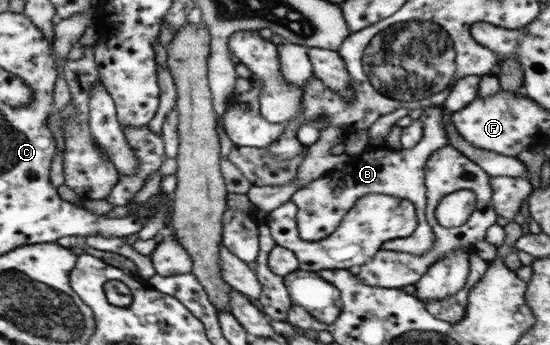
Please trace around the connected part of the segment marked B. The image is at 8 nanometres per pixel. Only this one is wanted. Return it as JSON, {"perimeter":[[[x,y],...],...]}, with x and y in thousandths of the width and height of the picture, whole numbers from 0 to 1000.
{"perimeter":[[[782,310],[769,316],[762,339],[769,351],[769,391],[753,429],[733,429],[725,435],[702,432],[702,423],[673,429],[656,443],[636,449],[629,487],[607,493],[589,510],[562,528],[545,542],[529,574],[538,597],[538,658],[549,696],[578,701],[607,672],[622,643],[625,623],[644,597],[651,577],[664,565],[709,565],[724,568],[725,577],[740,580],[749,588],[756,606],[758,658],[753,672],[738,690],[718,690],[695,707],[700,728],[742,730],[753,742],[767,742],[776,733],[780,719],[787,716],[791,678],[787,661],[778,646],[778,629],[773,620],[776,588],[776,545],[773,536],[773,493],[776,464],[798,429],[816,417],[811,368],[805,371],[805,319],[800,310]]]}

